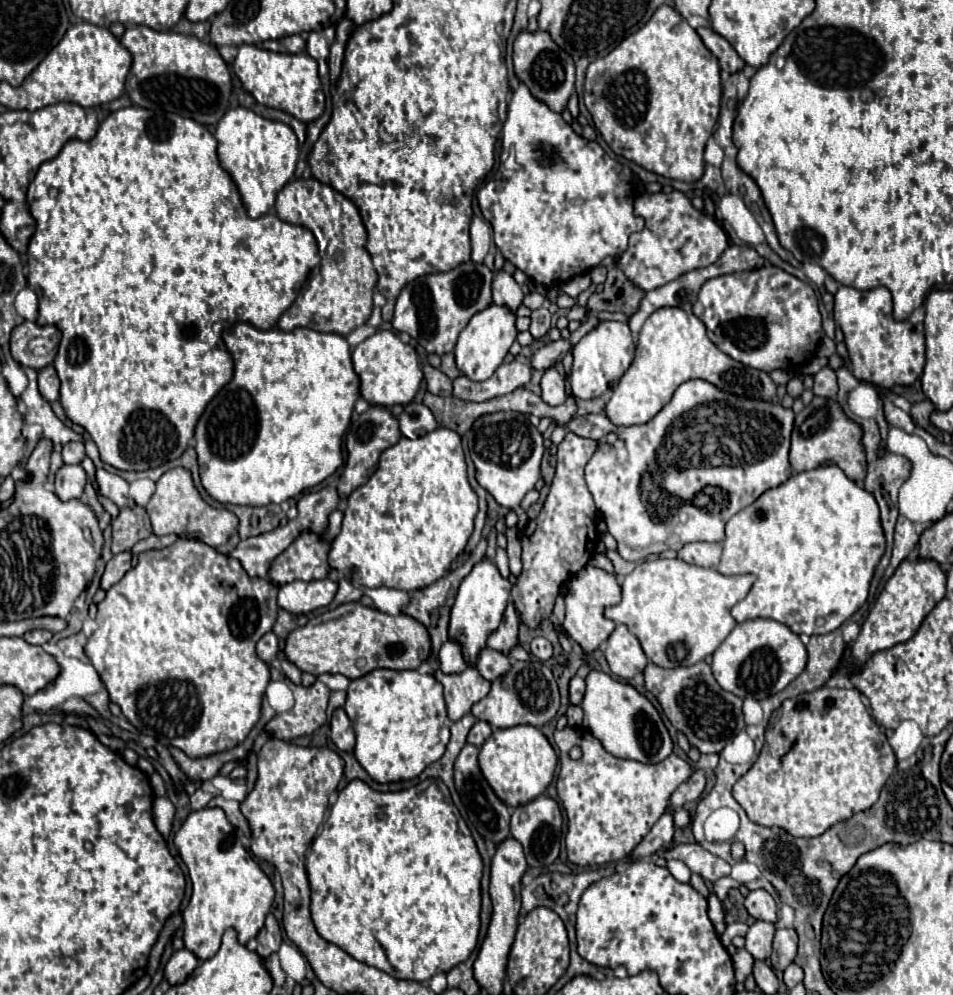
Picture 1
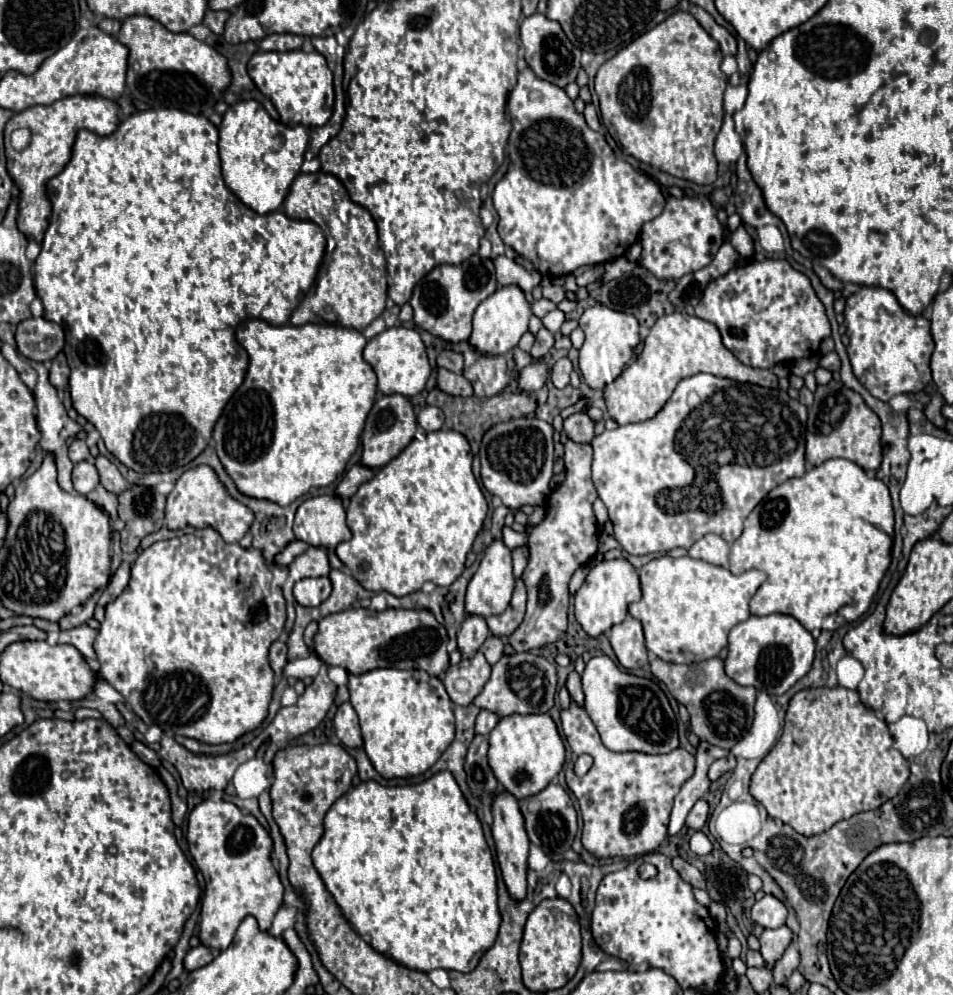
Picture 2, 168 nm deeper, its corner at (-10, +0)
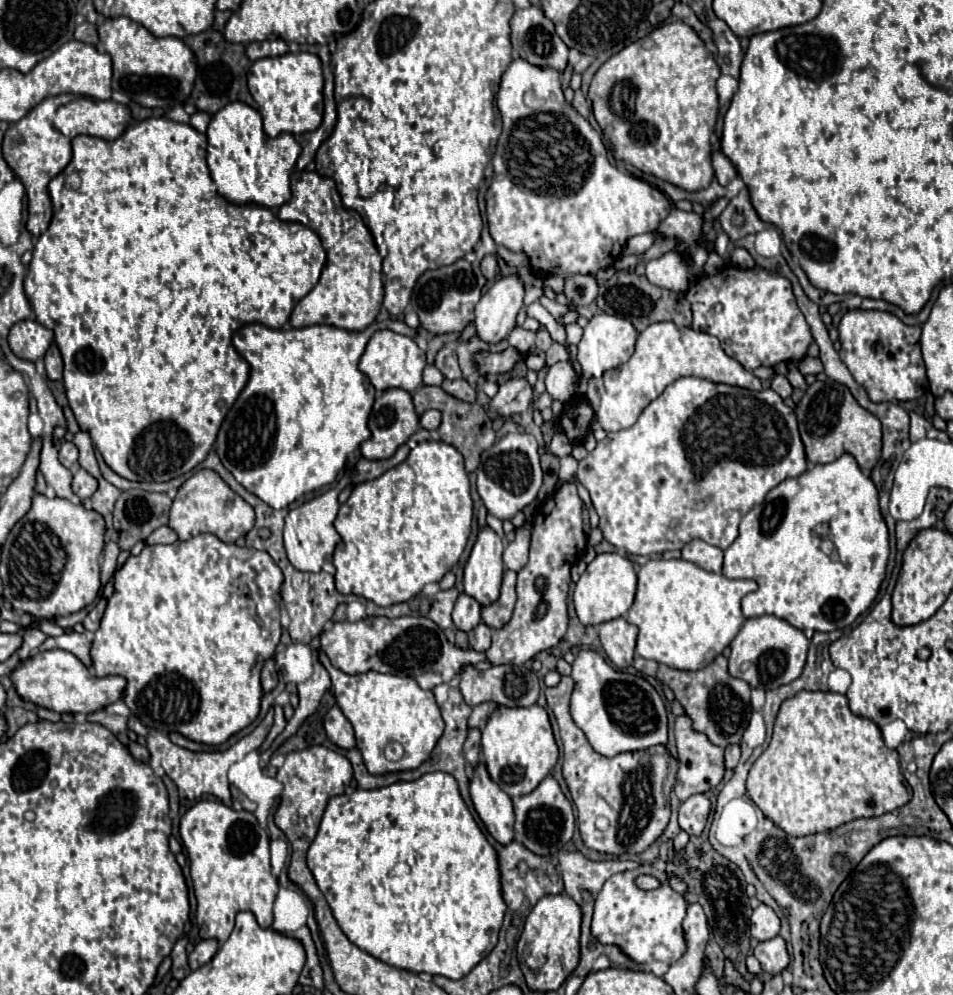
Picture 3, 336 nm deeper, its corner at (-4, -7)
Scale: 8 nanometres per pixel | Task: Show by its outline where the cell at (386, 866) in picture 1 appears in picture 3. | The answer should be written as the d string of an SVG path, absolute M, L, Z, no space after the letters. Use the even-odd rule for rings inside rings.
M443 771L425 773L415 781L399 781L399 783L393 783L393 785L387 785L381 789L371 789L371 791L355 789L351 793L331 797L331 801L325 809L325 815L321 819L317 837L313 839L313 843L307 851L307 865L315 877L321 893L325 895L339 927L347 935L347 939L351 943L355 943L361 951L369 953L371 957L375 957L391 967L399 967L399 969L407 969L407 971L415 971L415 973L443 975L449 979L461 979L481 959L485 959L491 953L491 949L497 945L499 927L503 921L503 913L507 909L507 905L503 901L503 893L501 893L501 871L499 871L497 851L493 849L493 845L487 841L487 837L479 829L479 825L475 823L473 815L469 813L465 801L459 795L457 781L449 773L443 773Z

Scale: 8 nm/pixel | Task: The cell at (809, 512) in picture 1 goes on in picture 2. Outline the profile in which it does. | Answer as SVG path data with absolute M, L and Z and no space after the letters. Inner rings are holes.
M831 458L811 468L799 478L791 478L773 488L745 518L741 536L731 544L733 574L757 568L767 574L757 594L751 598L751 614L787 614L811 630L837 630L861 618L891 564L893 546L893 506L889 488L879 478L869 478L863 468L847 458Z

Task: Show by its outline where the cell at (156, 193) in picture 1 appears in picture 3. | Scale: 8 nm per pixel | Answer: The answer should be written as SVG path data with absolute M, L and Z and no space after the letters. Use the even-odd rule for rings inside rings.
M151 117L129 127L119 139L105 141L89 135L73 139L73 157L69 165L49 183L49 197L53 201L51 225L33 247L33 259L25 275L25 293L35 311L35 319L55 333L55 343L63 355L63 381L69 405L75 413L79 427L89 431L95 447L105 463L129 481L171 481L195 469L211 451L219 427L249 381L249 363L239 359L231 343L235 329L247 323L261 323L273 329L285 327L293 307L309 289L315 287L325 265L325 251L317 233L301 223L281 221L275 211L263 205L235 205L221 197L209 175L205 161L207 137L197 133L191 125L175 123L167 117ZM69 175L79 175L79 187L67 187Z

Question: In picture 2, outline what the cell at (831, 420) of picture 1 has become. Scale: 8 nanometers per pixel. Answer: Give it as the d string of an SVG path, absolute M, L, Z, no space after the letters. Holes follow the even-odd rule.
M839 380L817 386L815 402L809 408L805 438L805 458L811 466L819 466L831 458L847 458L859 464L865 472L875 472L881 466L881 422L877 414L863 402L863 398L845 388Z

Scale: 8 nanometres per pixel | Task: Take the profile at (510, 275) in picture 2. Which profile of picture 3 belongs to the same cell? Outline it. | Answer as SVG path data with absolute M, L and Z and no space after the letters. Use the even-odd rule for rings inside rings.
M485 255L485 257L483 257L483 261L481 261L481 273L483 273L489 281L493 281L493 279L497 277L499 265L497 265L497 259L495 259L493 255Z

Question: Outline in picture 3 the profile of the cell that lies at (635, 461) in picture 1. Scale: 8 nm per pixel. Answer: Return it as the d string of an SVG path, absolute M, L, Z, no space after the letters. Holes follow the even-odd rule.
M681 377L681 379L673 381L671 385L667 385L665 391L643 409L643 413L639 415L637 423L633 427L621 429L615 433L607 433L607 437L603 441L599 441L597 447L583 461L579 461L577 479L591 495L593 507L599 515L599 527L603 531L603 537L609 543L613 543L617 549L627 551L629 555L653 555L653 553L663 553L663 551L671 551L671 549L683 549L683 545L687 545L693 539L709 541L709 545L717 545L719 549L725 551L735 541L735 537L739 533L737 527L739 527L741 517L747 511L751 511L755 505L759 505L765 499L765 495L773 487L777 487L783 479L799 477L805 469L807 469L807 459L805 459L803 443L799 437L795 413L791 407L787 407L783 403L781 397L777 397L777 393L773 393L773 389L749 391L749 389L721 385L721 383L713 383L713 381L705 381L705 379L697 379L697 377Z

